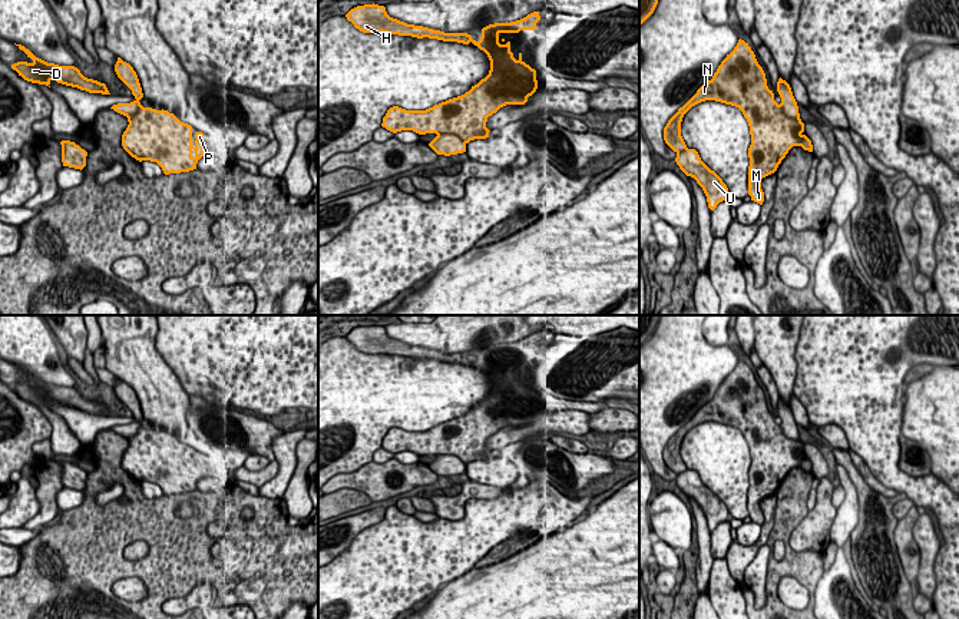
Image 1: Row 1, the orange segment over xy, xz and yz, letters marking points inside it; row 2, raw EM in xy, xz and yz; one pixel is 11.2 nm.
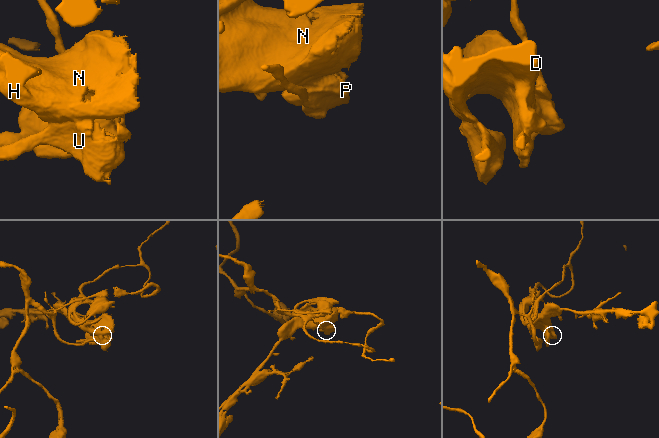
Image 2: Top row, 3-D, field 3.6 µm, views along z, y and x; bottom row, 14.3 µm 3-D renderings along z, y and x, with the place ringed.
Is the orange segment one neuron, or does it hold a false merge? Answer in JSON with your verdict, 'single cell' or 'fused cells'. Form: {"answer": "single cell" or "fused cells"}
{"answer": "single cell"}

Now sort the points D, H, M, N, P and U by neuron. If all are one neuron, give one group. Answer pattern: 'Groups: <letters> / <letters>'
Groups: D H M N P U

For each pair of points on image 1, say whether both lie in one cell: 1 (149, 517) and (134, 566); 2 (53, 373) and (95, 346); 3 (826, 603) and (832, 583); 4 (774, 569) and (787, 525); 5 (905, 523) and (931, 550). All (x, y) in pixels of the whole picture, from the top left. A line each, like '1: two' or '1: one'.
1: one
2: two
3: one
4: one
5: two

